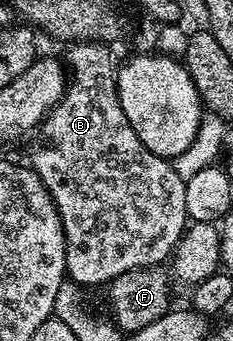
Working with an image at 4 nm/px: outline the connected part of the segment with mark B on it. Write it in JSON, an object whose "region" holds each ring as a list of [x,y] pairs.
{"region":[[[76,42],[65,47],[65,65],[68,67],[68,81],[66,91],[62,94],[62,99],[54,106],[54,109],[42,119],[40,131],[46,137],[46,146],[42,146],[34,155],[28,159],[29,165],[35,174],[44,184],[44,188],[52,196],[52,200],[58,209],[58,215],[62,221],[62,232],[66,237],[66,273],[71,283],[79,287],[98,286],[109,284],[116,276],[120,276],[129,270],[143,270],[149,266],[162,266],[163,263],[173,255],[182,235],[185,234],[188,225],[186,217],[186,205],[184,204],[184,192],[186,191],[186,179],[181,178],[167,159],[158,158],[132,132],[132,124],[128,124],[128,116],[124,116],[124,108],[120,108],[118,99],[118,66],[114,58],[110,55],[109,45],[102,42]]]}

